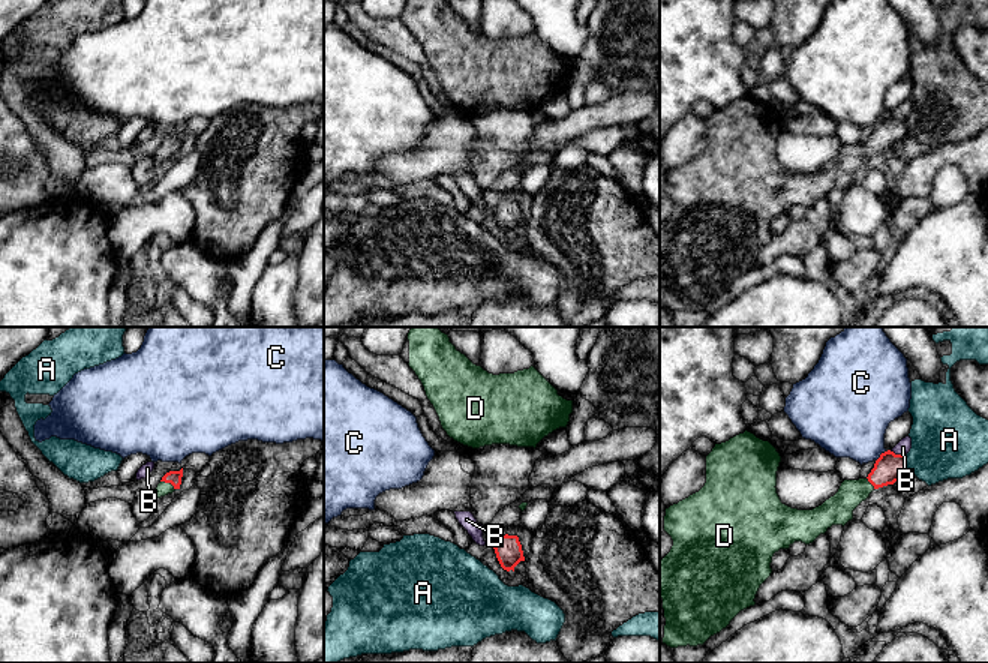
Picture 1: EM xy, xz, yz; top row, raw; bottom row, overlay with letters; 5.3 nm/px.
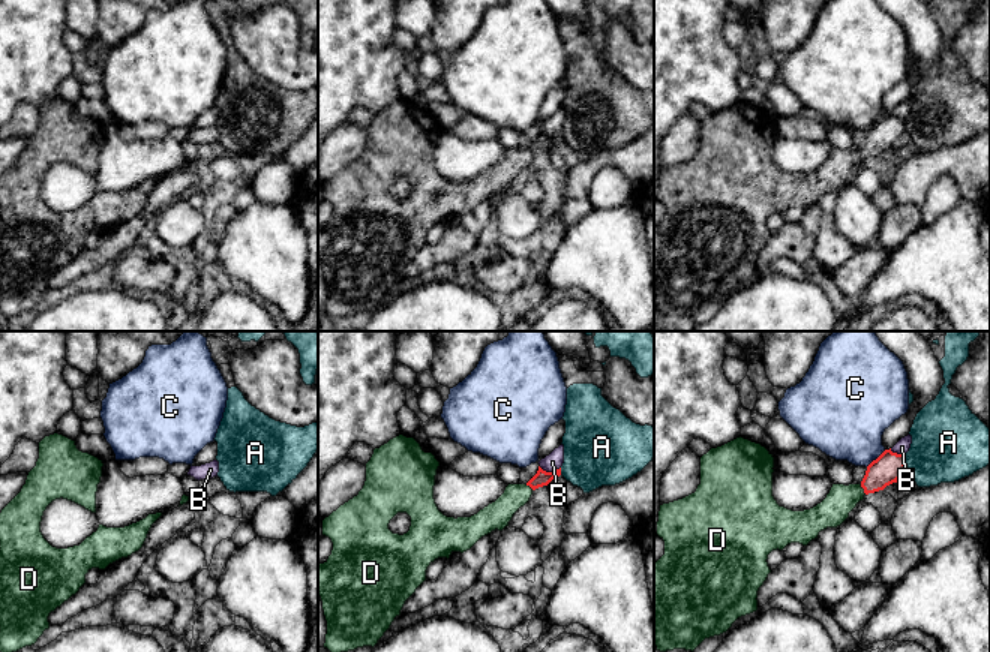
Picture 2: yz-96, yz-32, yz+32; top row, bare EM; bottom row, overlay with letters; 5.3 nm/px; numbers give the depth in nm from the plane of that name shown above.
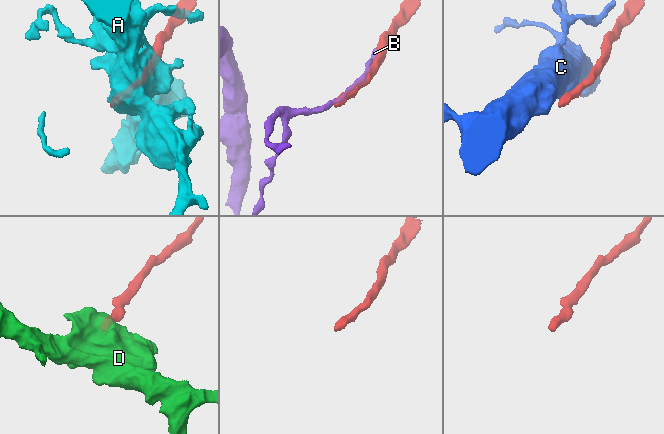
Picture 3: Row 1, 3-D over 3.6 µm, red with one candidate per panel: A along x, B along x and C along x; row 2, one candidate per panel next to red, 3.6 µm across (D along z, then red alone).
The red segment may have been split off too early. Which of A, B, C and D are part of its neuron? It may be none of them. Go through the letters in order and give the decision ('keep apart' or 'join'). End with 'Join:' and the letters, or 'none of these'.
A: keep apart
B: keep apart
C: keep apart
D: join
Join: D

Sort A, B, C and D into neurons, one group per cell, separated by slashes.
A / B / C / D

